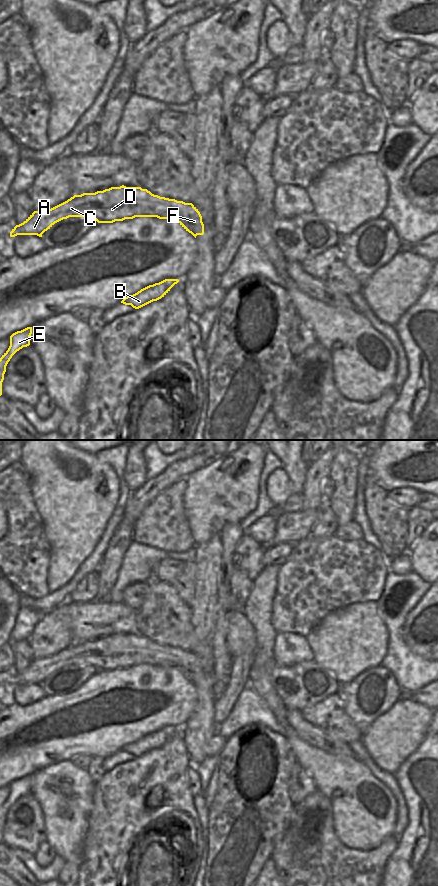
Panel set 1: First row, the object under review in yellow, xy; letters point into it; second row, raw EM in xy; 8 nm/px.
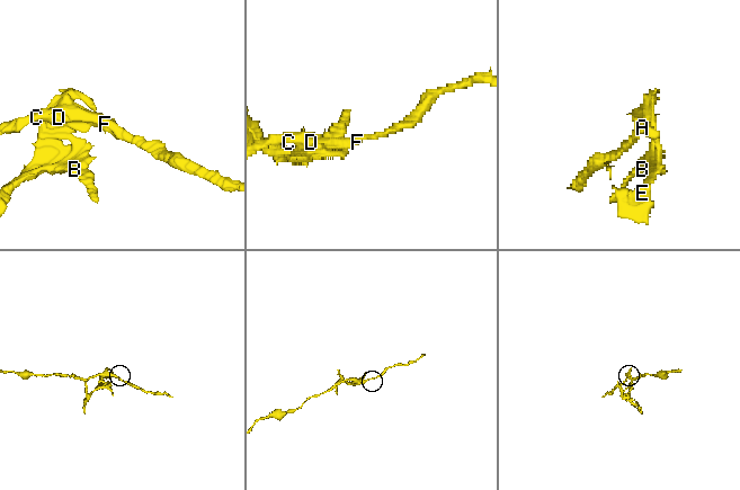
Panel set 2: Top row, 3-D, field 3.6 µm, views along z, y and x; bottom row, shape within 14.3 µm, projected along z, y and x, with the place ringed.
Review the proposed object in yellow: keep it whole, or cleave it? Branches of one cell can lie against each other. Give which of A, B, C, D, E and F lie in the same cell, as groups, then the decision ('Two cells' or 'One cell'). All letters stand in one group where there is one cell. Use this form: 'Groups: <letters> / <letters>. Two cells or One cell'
Groups: A C D F / B E. Two cells.

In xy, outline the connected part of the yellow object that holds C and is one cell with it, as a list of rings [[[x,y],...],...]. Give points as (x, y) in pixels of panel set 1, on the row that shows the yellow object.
[[[111,187],[95,193],[74,195],[67,201],[43,211],[34,211],[23,223],[16,225],[10,237],[37,235],[69,217],[91,217],[98,223],[113,223],[135,217],[157,217],[177,221],[195,238],[204,234],[204,224],[192,203],[156,197],[138,187]]]

